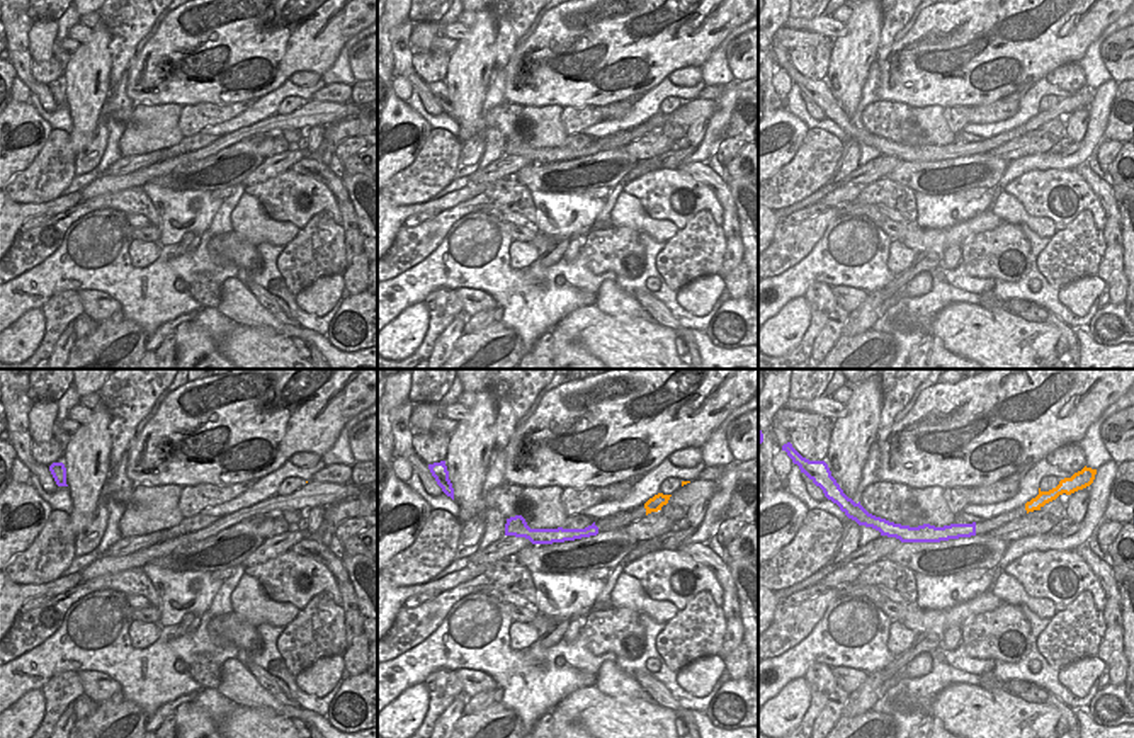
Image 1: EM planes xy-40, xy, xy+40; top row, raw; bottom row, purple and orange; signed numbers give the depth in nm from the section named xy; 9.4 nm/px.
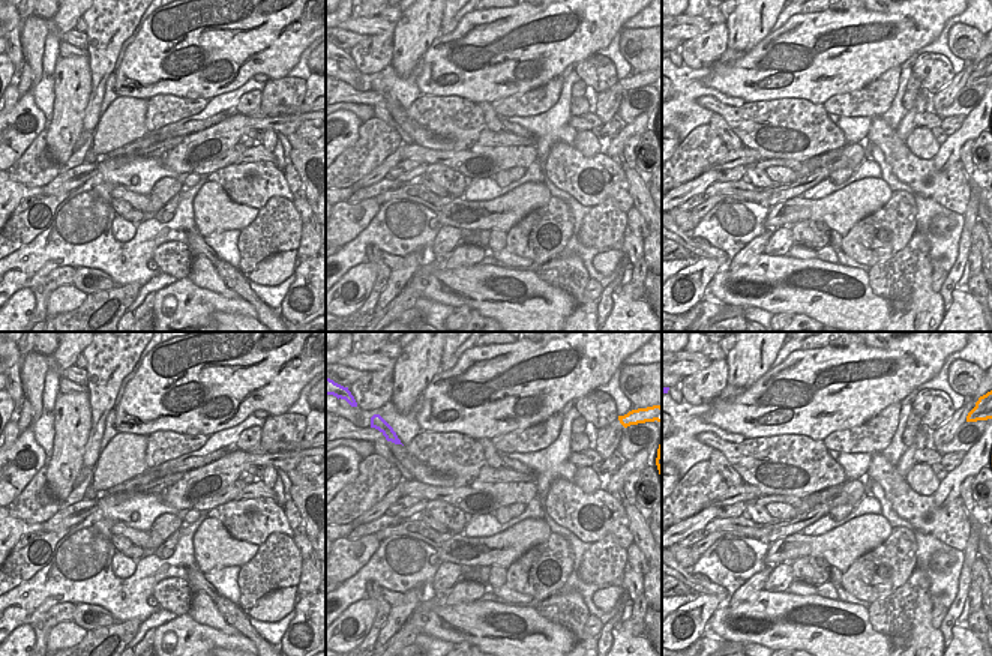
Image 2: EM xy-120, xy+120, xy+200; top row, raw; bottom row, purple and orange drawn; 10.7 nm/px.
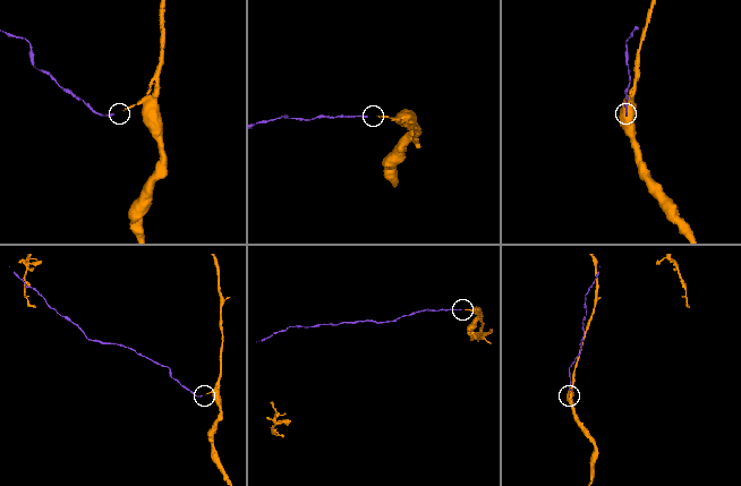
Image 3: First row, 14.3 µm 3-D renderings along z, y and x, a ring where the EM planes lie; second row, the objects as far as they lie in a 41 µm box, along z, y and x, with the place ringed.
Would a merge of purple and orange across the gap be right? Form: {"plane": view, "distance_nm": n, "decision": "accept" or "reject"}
{"plane": "xy", "distance_nm": 480, "decision": "accept"}

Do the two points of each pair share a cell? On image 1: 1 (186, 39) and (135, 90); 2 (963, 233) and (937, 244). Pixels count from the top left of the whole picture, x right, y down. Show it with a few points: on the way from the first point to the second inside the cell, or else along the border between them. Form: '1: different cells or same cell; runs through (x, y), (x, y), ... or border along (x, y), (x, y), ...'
1: same cell; runs through (172, 53), (148, 77)
2: same cell; runs through (956, 235), (944, 238)

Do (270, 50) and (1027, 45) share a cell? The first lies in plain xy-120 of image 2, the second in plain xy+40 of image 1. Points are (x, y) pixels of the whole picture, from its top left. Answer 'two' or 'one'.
one

